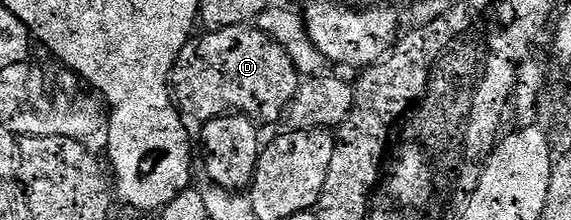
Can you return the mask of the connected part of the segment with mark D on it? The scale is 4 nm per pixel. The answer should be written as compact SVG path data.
M247 24L204 31L201 37L196 35L189 39L172 68L170 88L185 118L197 117L197 122L203 123L229 113L242 113L257 123L263 123L276 121L279 117L281 120L287 114L288 105L294 99L301 80L301 73L294 63L290 63L290 55L286 55L283 47L260 28Z

